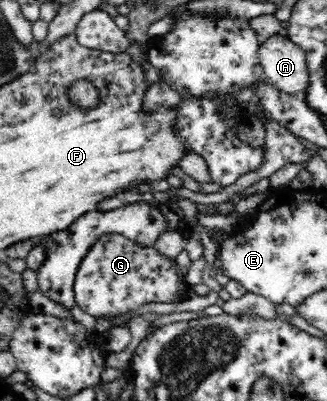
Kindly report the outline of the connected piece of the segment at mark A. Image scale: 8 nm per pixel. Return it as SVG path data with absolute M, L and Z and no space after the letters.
M274 35L261 42L258 58L265 81L283 93L306 97L309 69L305 52L297 44L287 36Z

